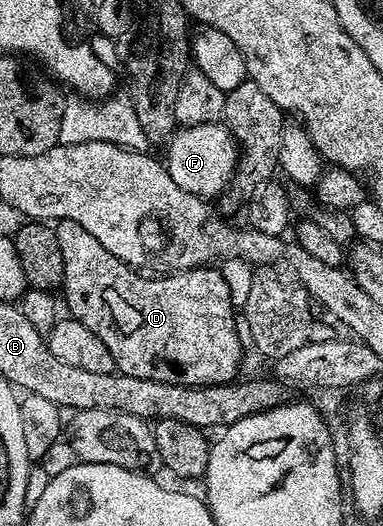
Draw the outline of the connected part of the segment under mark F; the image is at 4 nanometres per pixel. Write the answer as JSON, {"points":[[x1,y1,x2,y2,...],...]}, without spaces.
{"points":[[223,121,179,127,166,144,165,150,165,166,173,182,185,189,185,193,193,193,198,199,208,201,222,195,231,186,241,158,240,148]]}

